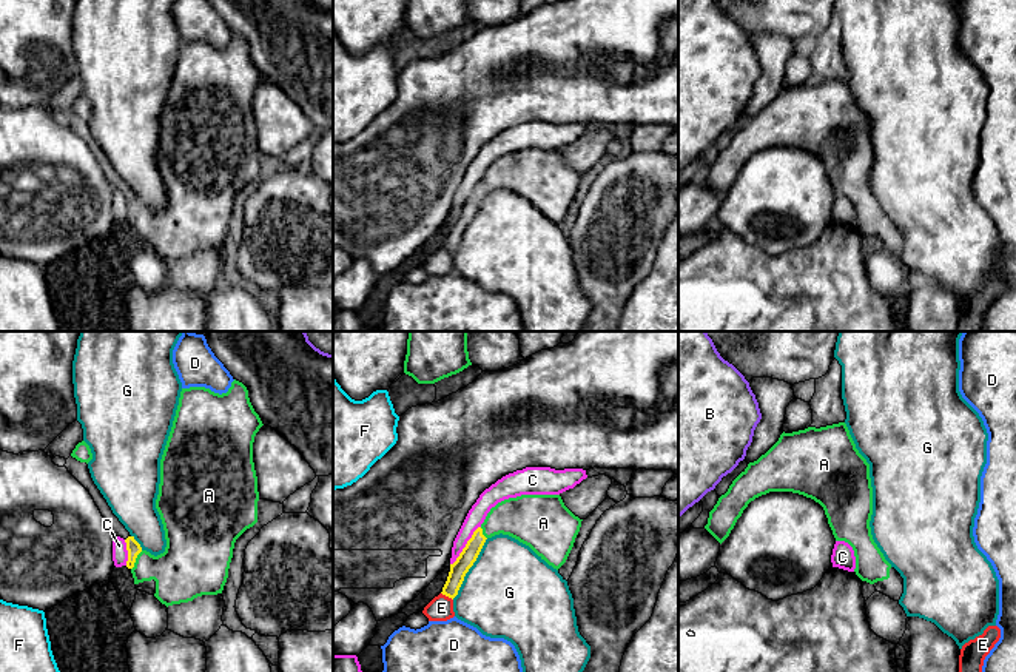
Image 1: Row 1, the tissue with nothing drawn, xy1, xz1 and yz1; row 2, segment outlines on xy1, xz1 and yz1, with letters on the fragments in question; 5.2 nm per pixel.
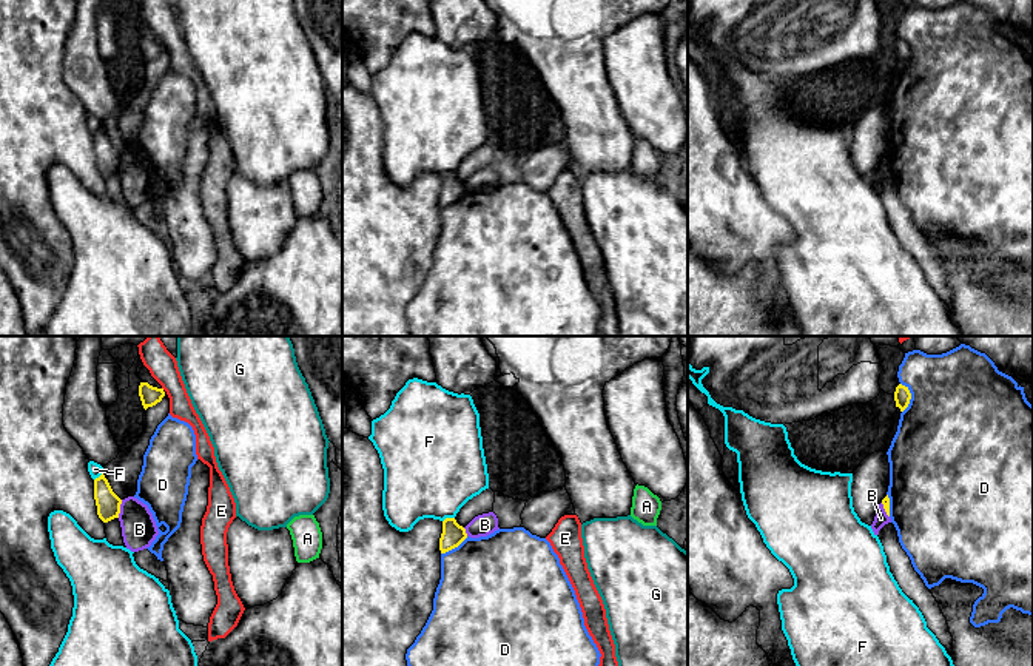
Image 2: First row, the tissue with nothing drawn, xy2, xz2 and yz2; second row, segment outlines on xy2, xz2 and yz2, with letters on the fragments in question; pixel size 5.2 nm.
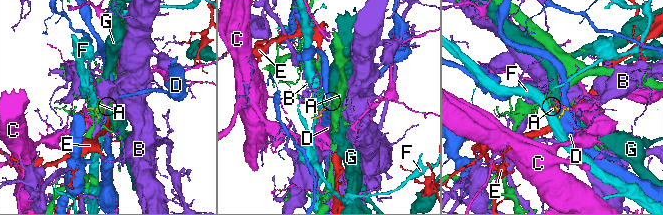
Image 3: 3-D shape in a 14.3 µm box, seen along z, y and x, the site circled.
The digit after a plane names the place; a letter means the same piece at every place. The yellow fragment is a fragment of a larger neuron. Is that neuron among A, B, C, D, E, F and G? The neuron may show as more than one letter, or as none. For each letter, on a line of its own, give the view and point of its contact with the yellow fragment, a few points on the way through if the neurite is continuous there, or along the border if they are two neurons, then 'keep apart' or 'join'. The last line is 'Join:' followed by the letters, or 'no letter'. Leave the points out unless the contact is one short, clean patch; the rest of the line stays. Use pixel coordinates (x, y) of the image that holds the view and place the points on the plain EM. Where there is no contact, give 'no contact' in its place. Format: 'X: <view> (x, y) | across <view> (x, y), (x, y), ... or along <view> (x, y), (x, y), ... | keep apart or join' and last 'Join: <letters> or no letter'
A: xy1 (134, 215) | across xy1 (133, 202), (134, 215), (145, 222), (181, 227) | join
B: xy2 (119, 164) | along xy2 (122, 154), (117, 171) | keep apart
C: xz1 (466, 201) | keep apart
D: yz2 (910, 53) | keep apart
E: xz1 (447, 250) | keep apart
F: xz2 (447, 173) | along xz2 (454, 171), (447, 171), (443, 176) | keep apart
G: xz1 (469, 222) | keep apart
Join: A

